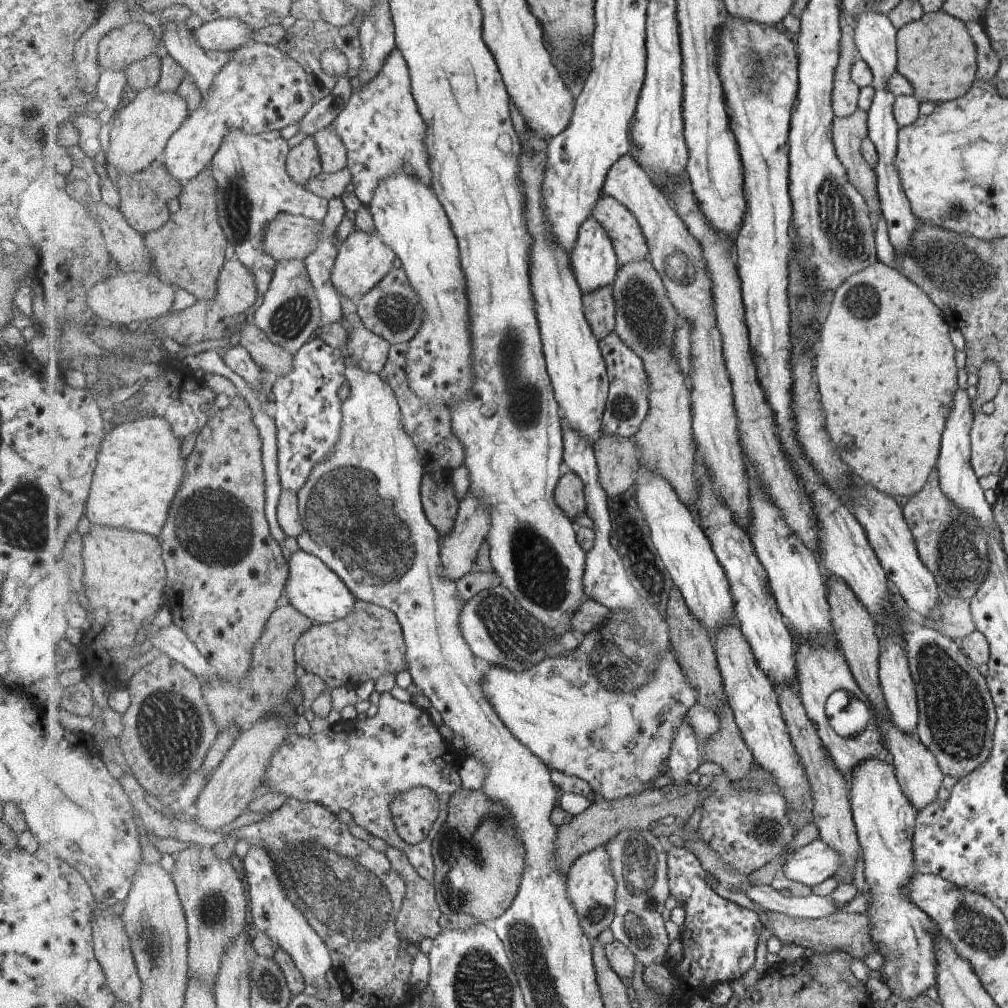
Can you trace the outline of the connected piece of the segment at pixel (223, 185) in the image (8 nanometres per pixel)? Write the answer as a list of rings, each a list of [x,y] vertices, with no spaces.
[[[237,130],[228,136],[211,164],[211,172],[218,180],[221,226],[234,246],[235,256],[254,276],[258,294],[262,297],[269,290],[278,264],[266,251],[270,224],[283,213],[323,222],[331,209],[329,200],[308,191],[291,178],[286,167],[290,150],[289,140],[285,140],[280,131],[245,135]]]

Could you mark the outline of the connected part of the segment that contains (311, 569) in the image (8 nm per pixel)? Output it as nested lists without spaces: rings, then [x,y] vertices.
[[[300,550],[293,554],[289,564],[290,578],[285,590],[285,594],[290,596],[289,604],[298,608],[317,624],[343,620],[355,610],[359,599],[351,592],[343,579],[319,557]]]

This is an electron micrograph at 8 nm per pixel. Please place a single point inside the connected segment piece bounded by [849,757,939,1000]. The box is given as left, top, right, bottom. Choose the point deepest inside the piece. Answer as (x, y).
(885, 820)

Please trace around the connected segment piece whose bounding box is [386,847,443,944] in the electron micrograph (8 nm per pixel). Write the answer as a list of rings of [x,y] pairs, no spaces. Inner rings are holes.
[[[391,847],[387,850],[386,854],[394,865],[394,869],[404,878],[408,886],[408,893],[406,894],[406,898],[402,904],[402,910],[396,920],[399,936],[418,944],[423,938],[437,938],[443,929],[441,928],[441,924],[439,924],[442,910],[440,909],[439,902],[437,902],[435,884],[426,881],[419,872],[417,872],[417,869],[411,864],[406,852],[403,852],[397,847]]]

